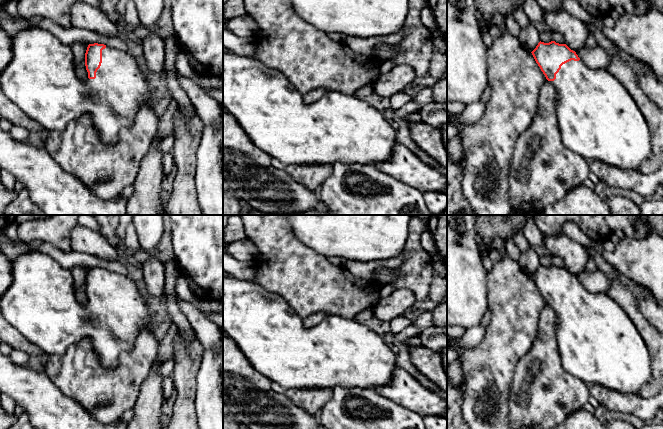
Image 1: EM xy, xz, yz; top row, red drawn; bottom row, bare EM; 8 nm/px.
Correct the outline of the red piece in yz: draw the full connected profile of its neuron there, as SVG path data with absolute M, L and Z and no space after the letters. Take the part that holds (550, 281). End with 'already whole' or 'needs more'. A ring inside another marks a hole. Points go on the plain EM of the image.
M539 266L531 276L557 317L556 341L563 368L572 376L622 394L636 395L652 377L652 362L644 339L625 311L607 294L590 292L566 268Z; needs more

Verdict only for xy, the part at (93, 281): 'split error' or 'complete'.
split error

